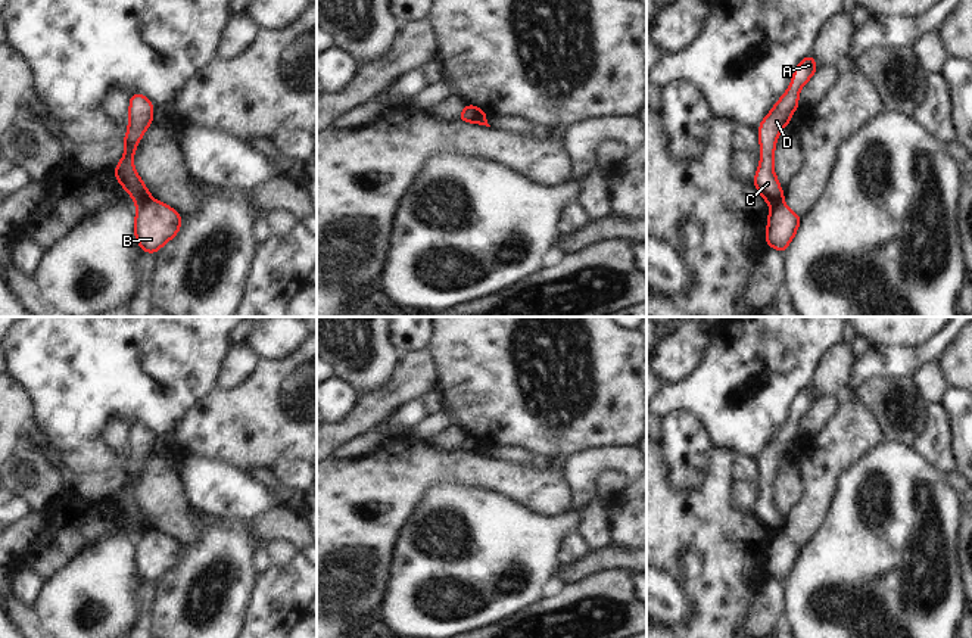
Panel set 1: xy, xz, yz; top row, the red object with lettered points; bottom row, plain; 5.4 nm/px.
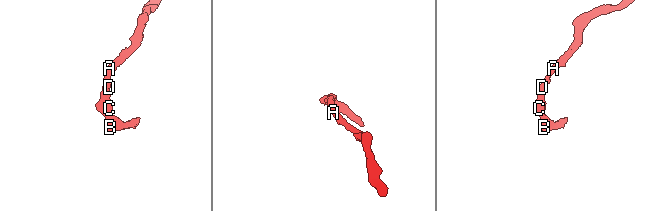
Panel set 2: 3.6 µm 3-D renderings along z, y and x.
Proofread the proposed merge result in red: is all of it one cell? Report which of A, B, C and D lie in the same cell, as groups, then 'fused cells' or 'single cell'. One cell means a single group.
groups A C D / B; fused cells

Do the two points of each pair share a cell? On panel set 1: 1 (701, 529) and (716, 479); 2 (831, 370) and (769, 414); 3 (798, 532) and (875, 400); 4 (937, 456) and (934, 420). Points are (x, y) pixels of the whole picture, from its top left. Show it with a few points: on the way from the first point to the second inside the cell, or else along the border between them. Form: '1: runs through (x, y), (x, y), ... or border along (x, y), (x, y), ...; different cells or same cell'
1: runs through (706, 517), (715, 491); same cell
2: border along (826, 352), (810, 383); different cells
3: border along (854, 394), (879, 425), (885, 441); different cells
4: runs through (937, 447), (937, 429); same cell

